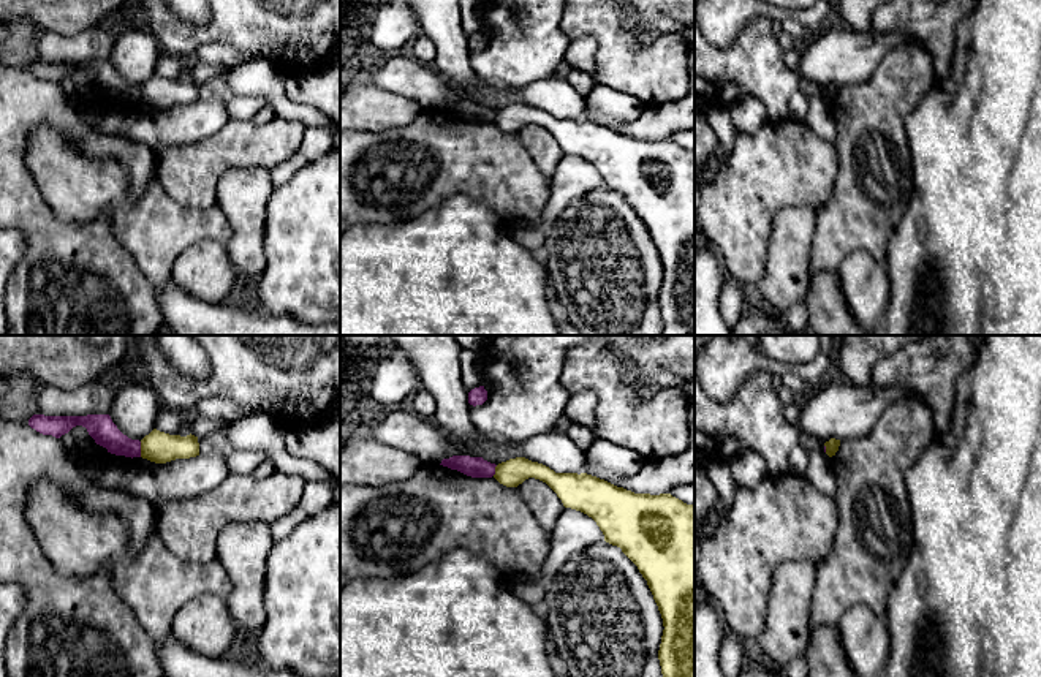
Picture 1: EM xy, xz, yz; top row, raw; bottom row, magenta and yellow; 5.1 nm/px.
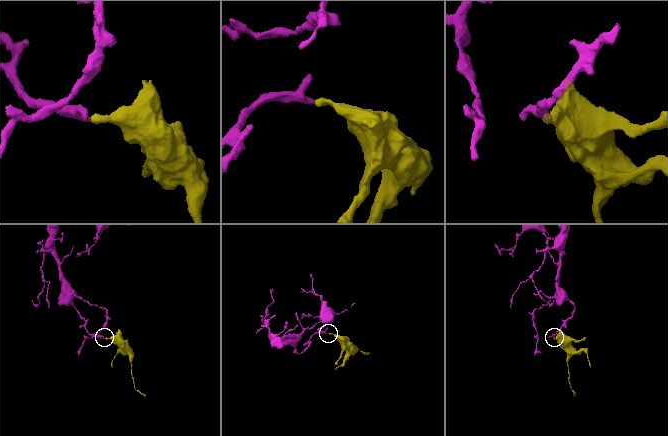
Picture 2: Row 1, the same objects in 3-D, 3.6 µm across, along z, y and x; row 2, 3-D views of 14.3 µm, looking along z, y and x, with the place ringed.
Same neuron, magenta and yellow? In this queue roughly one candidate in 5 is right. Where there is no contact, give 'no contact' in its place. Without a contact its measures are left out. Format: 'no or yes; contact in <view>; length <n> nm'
no; contact in xy; length 80 nm

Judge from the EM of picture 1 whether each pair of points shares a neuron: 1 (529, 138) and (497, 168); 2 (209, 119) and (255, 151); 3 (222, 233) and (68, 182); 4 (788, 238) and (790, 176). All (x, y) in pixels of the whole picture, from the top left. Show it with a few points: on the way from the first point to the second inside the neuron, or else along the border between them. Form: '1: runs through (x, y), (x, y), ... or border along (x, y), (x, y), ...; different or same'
1: border along (516, 133), (543, 174); different
2: border along (231, 119), (219, 130), (189, 144); different
3: runs through (184, 225), (140, 225), (106, 192); same
4: border along (815, 211), (785, 206), (769, 239); different

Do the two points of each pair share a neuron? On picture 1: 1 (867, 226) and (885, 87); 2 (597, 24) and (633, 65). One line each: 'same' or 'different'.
1: same
2: same

